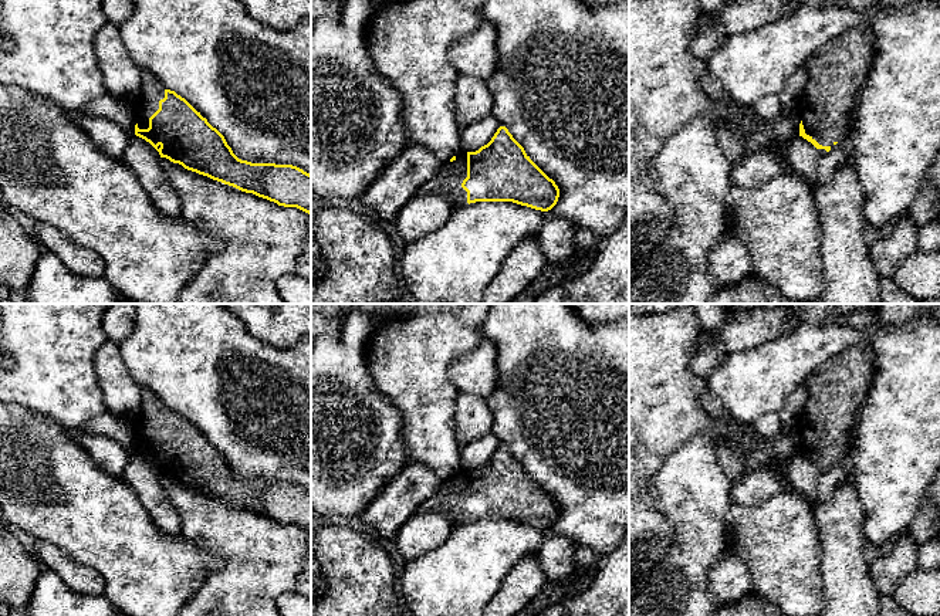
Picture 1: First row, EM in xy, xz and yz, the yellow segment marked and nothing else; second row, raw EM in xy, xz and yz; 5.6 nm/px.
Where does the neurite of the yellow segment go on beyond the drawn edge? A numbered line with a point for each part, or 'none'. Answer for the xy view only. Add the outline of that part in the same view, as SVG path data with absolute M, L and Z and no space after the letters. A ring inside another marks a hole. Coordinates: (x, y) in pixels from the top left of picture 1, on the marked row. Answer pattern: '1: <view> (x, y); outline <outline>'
1: xy (152, 91); outline M142 71L142 85L138 98L126 99L139 129L149 128L149 118L159 109L159 101L165 98L165 87L149 71Z

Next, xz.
1: xz (447, 185); outline M459 152L453 162L443 162L440 167L443 170L423 183L416 194L437 194L454 209L463 207L467 204L467 192L461 187L467 177L467 152Z

